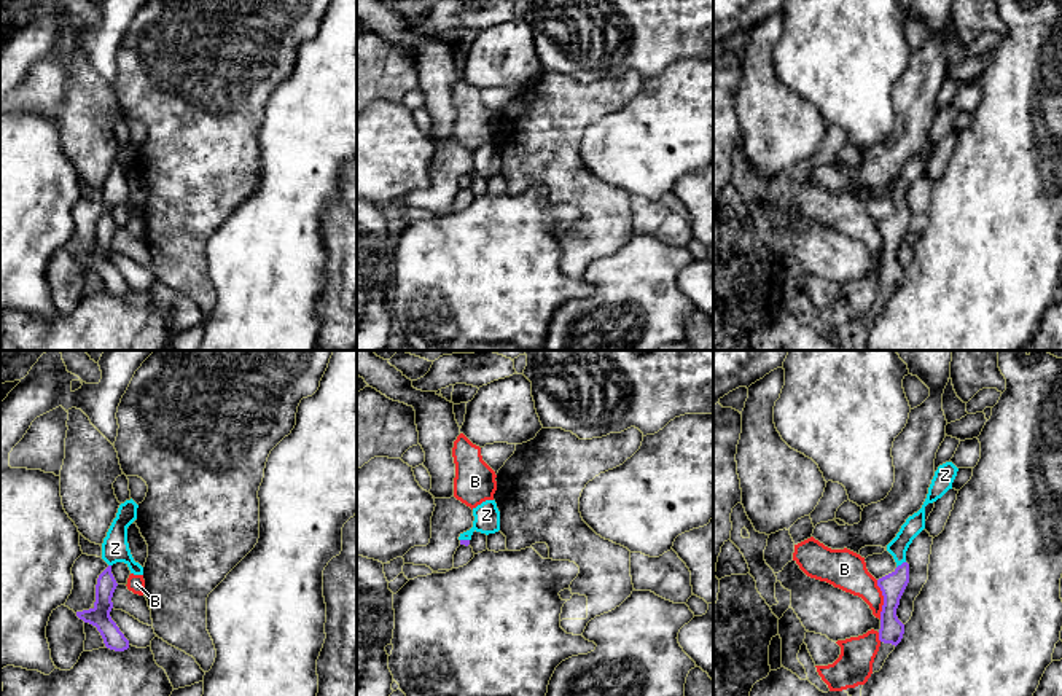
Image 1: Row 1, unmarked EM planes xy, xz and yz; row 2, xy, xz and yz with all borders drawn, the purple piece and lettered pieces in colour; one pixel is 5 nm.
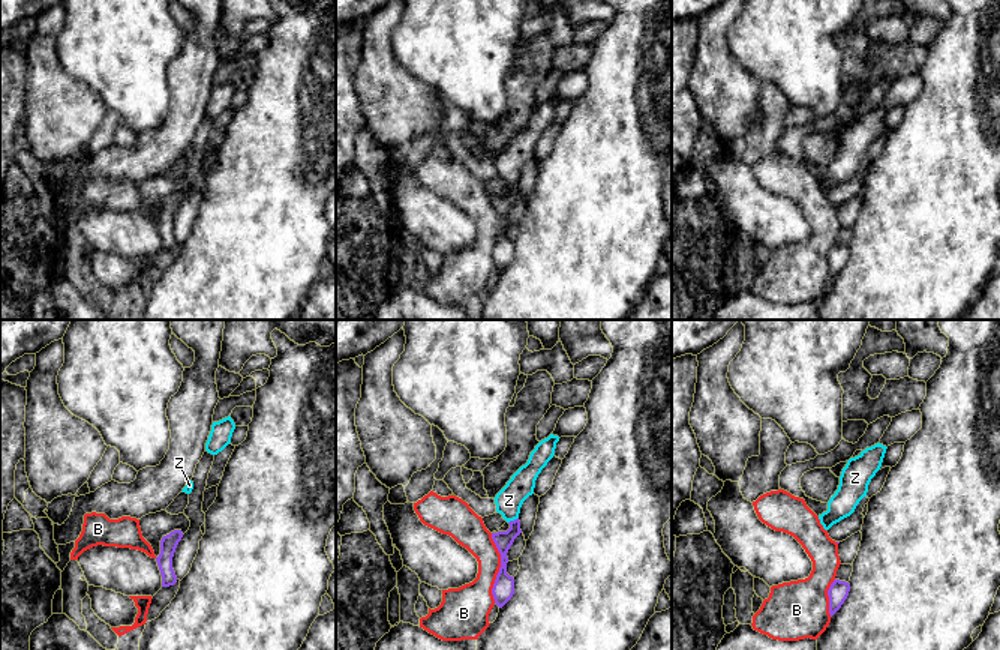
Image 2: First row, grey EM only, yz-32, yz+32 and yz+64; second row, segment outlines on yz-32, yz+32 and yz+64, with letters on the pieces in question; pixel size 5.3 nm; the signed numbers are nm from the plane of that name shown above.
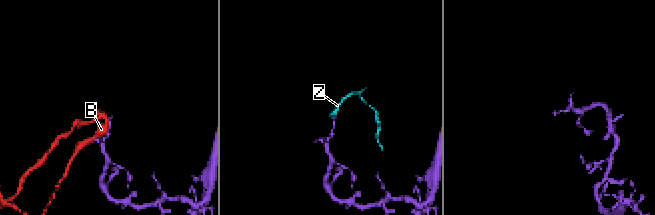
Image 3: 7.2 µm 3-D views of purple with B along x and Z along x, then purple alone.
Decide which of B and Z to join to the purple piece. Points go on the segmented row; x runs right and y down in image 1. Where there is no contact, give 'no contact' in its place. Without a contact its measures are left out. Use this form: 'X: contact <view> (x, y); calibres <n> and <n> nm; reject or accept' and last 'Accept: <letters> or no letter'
B: contact yz (884, 599); calibres 120 and 190 nm; reject
Z: contact yz (901, 564); calibres 120 and 100 nm; accept
Accept: Z

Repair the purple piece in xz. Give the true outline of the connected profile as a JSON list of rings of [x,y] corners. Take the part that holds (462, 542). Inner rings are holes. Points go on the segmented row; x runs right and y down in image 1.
[[[486,500],[476,508],[473,508],[473,527],[463,534],[460,534],[459,540],[460,545],[468,546],[473,532],[481,532],[481,534],[495,534],[500,530],[500,511],[497,508],[495,500]]]

